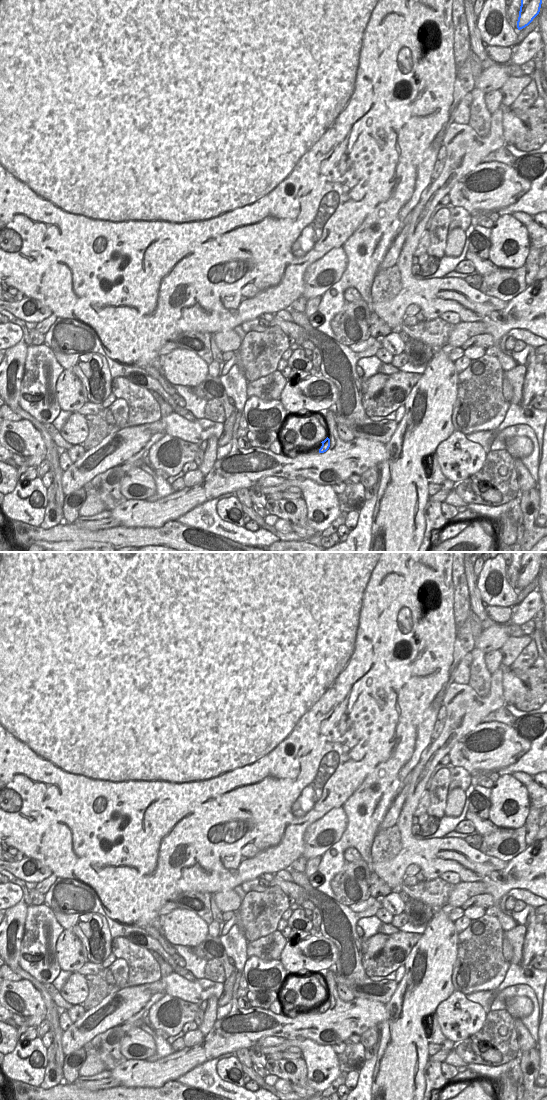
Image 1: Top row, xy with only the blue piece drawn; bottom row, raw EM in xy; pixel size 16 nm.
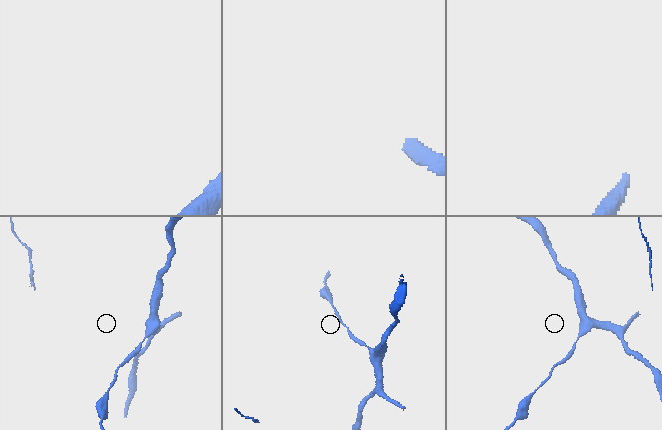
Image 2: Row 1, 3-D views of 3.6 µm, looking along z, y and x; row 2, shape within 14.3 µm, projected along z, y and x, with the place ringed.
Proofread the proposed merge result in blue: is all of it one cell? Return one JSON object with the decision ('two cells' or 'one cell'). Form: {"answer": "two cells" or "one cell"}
{"answer": "one cell"}

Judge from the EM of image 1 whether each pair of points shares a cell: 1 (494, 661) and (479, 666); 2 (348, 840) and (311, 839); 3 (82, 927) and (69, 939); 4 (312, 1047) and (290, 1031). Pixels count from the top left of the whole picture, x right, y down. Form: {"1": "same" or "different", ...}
{"1": "different", "2": "different", "3": "different", "4": "different"}

